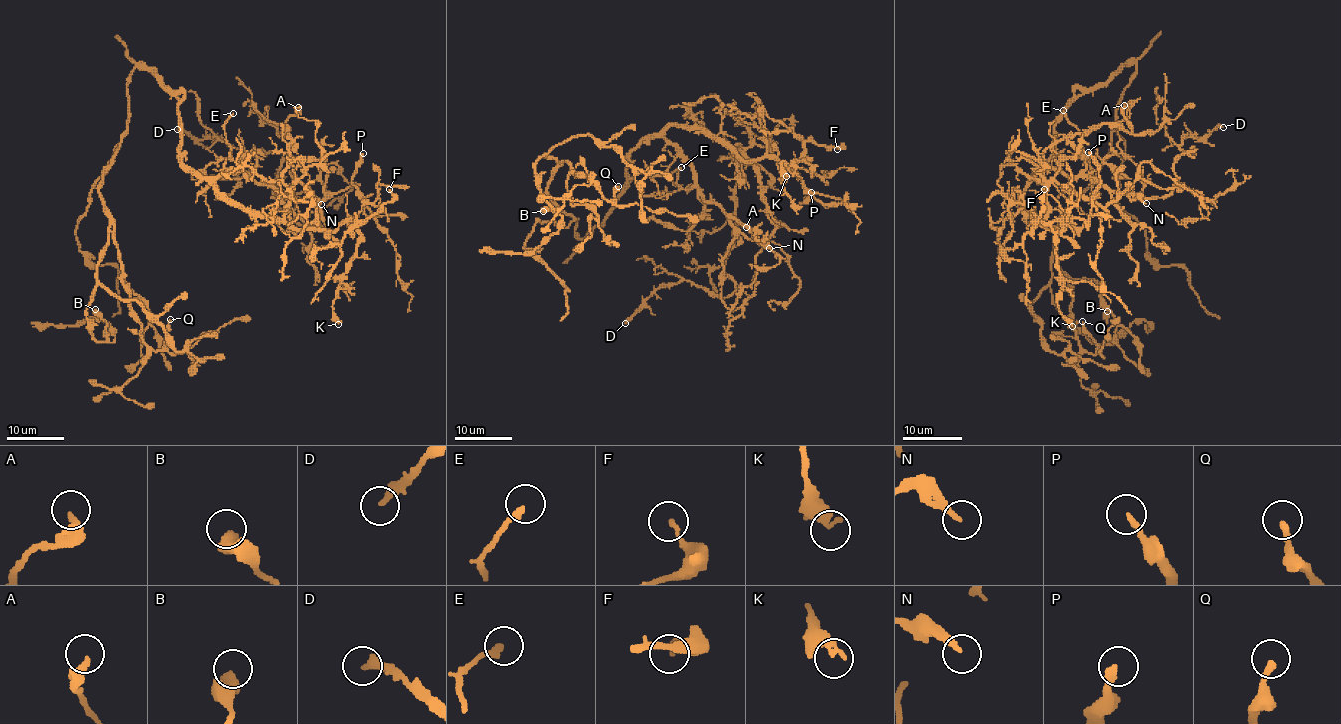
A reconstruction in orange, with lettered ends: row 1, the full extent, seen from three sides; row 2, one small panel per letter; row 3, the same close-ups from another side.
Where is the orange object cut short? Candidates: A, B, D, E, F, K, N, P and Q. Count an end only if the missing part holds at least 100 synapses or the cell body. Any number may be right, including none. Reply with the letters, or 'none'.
none

